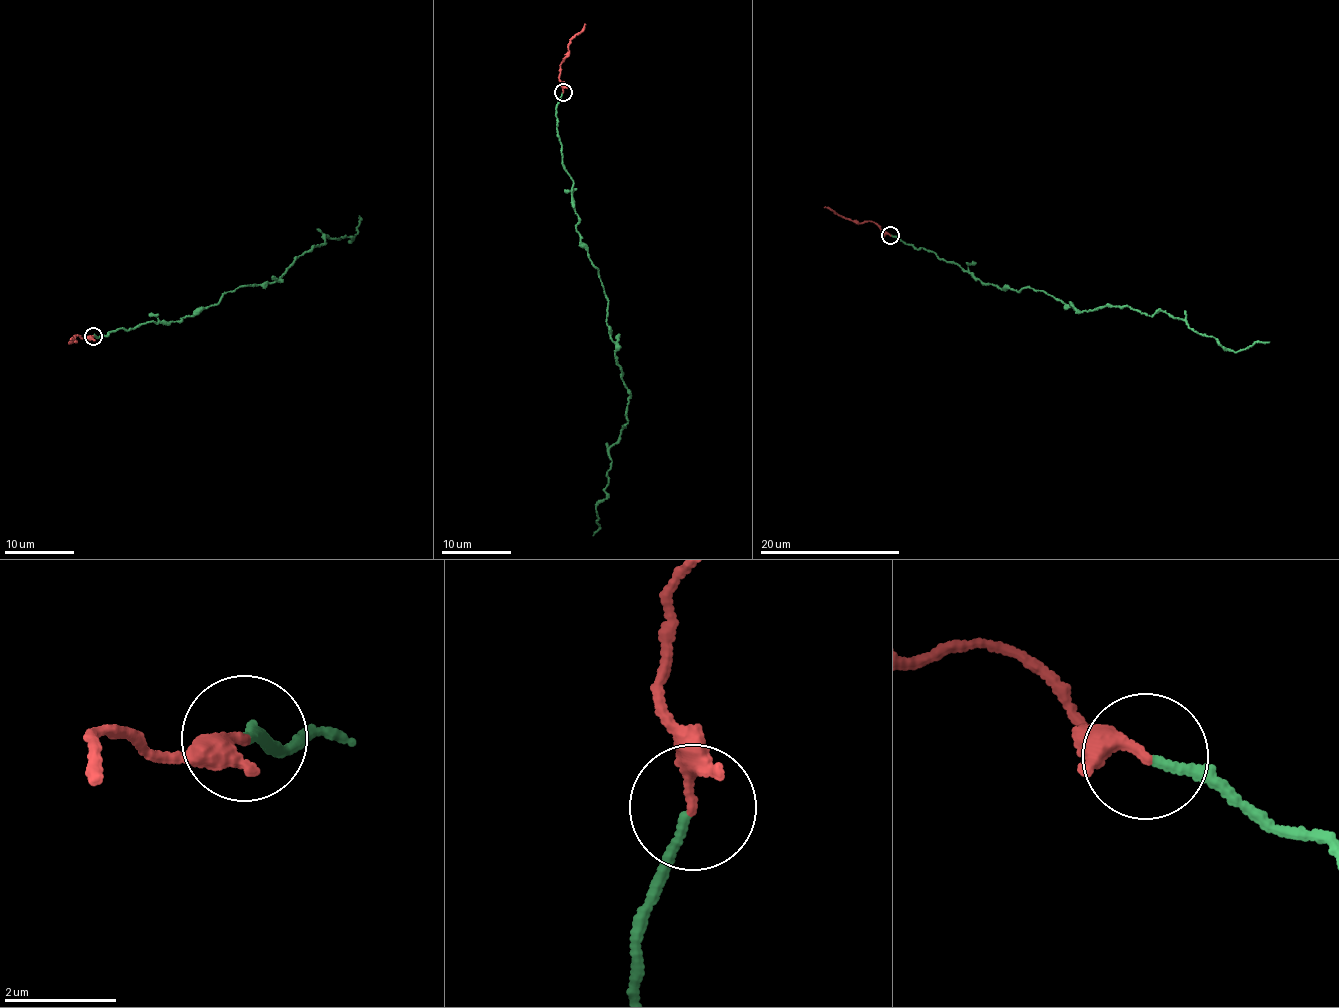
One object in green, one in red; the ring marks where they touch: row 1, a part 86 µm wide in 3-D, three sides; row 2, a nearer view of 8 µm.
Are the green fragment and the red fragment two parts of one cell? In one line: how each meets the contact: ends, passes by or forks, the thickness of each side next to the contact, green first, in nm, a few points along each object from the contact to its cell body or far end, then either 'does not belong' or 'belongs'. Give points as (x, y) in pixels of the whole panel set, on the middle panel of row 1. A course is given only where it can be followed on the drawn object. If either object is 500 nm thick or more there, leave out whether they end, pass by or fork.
green ends; red passes by; calibres 150 and 180 nm; course green (563, 92), (562, 166), (629, 393), (592, 534); course red (563, 92), (560, 62), (566, 55), (569, 40), (585, 24); does not belong

